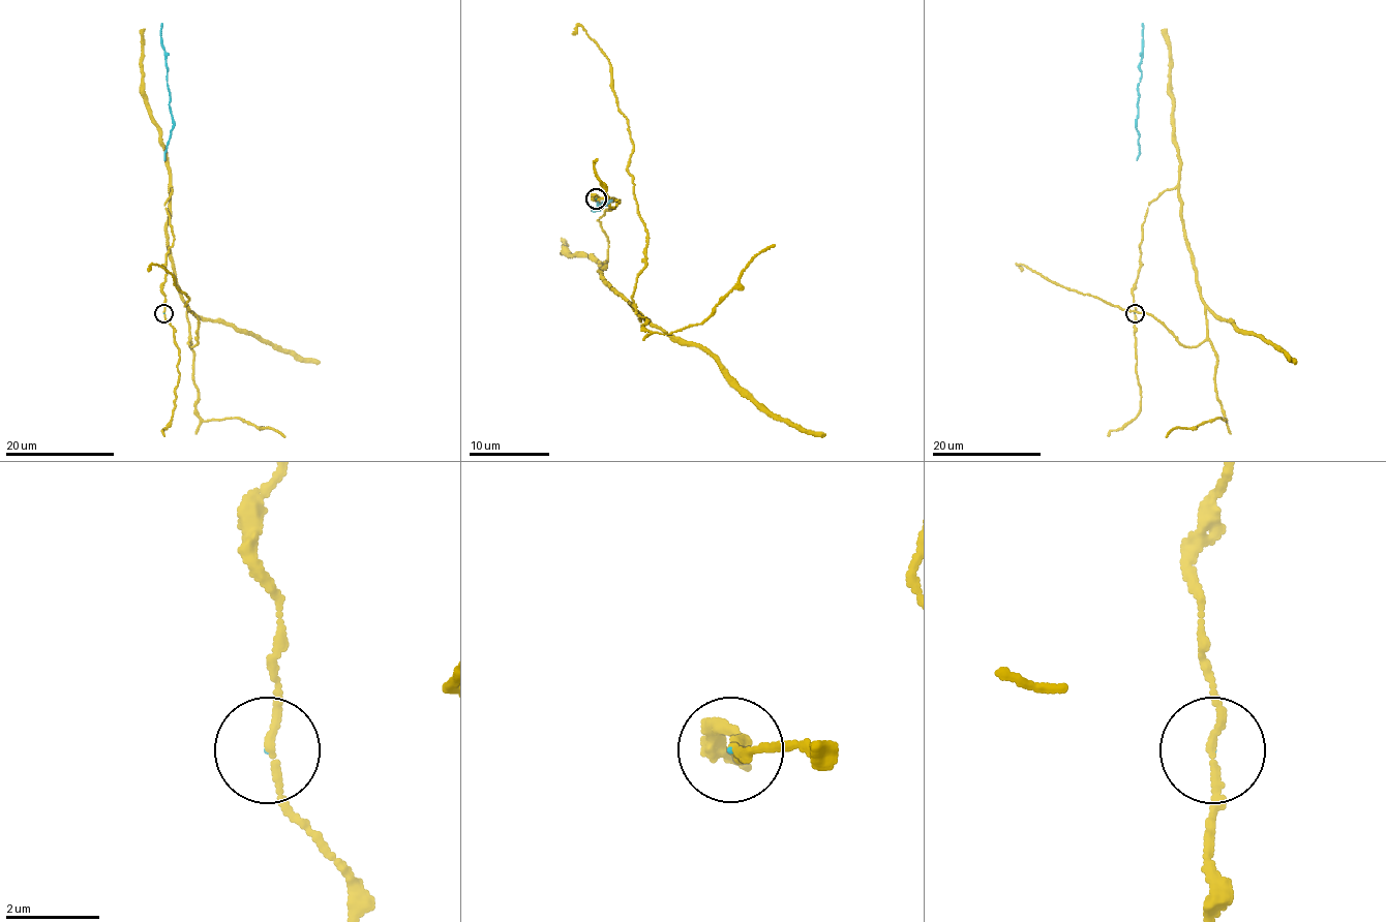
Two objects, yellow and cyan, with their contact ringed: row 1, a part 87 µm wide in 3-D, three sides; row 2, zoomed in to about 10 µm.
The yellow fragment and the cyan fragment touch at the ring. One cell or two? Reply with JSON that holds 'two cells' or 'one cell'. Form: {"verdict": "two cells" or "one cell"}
{"verdict": "one cell"}

